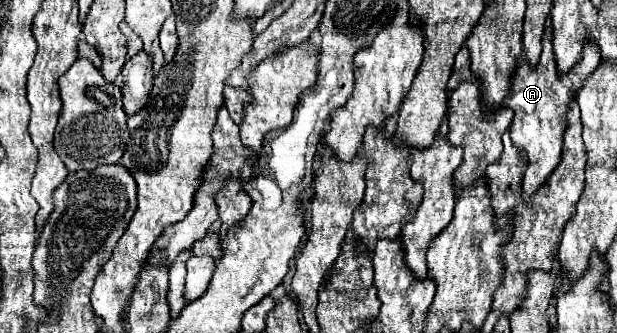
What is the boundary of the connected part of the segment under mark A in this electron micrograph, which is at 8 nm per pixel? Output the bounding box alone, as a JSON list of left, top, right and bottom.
[502,28,598,200]

